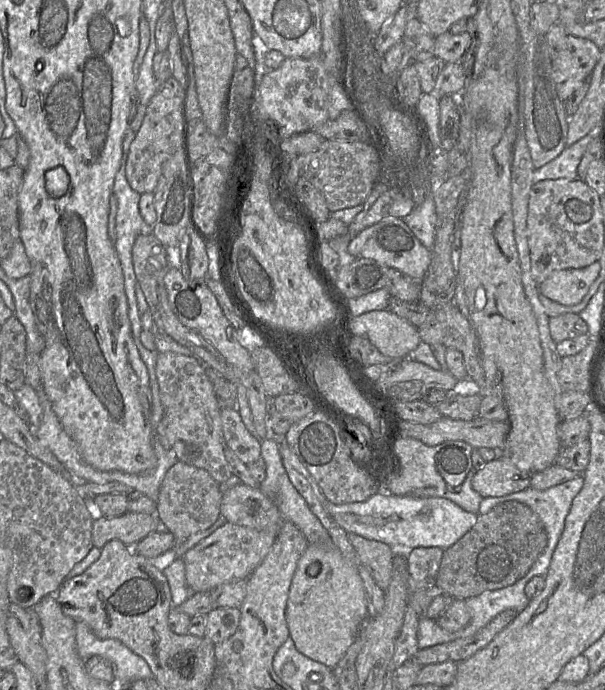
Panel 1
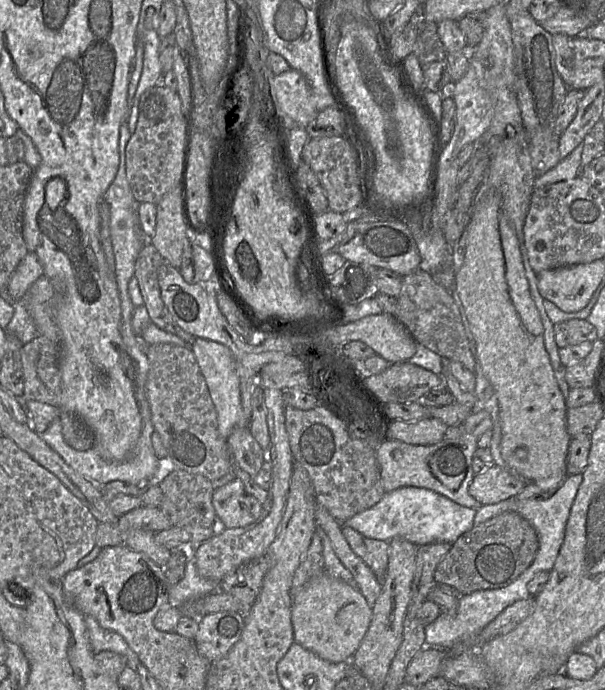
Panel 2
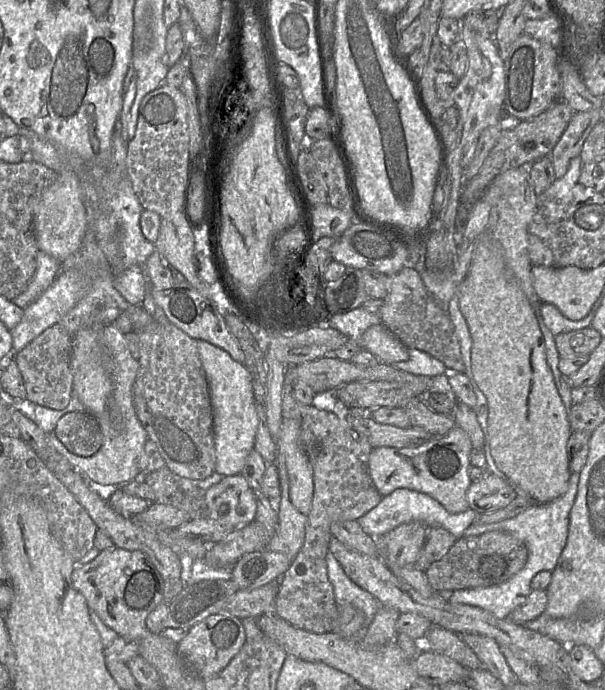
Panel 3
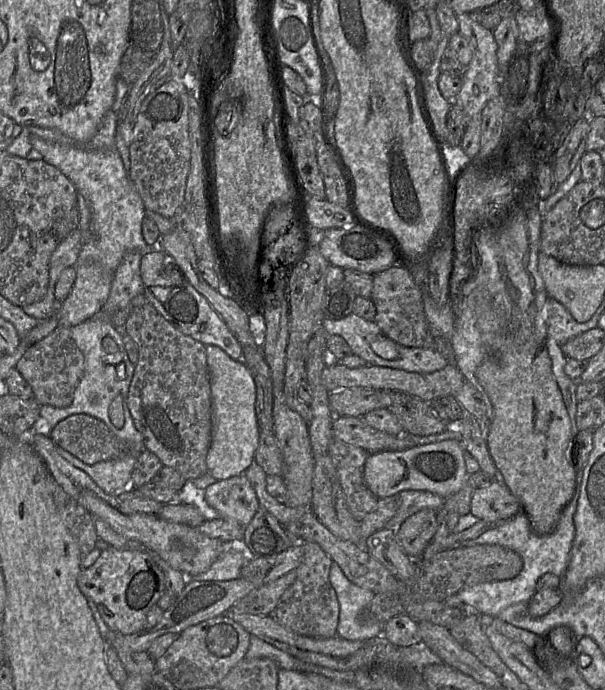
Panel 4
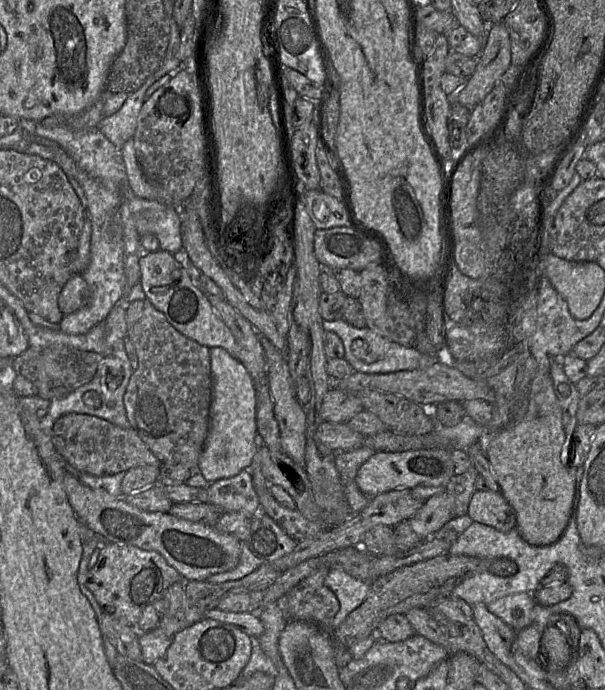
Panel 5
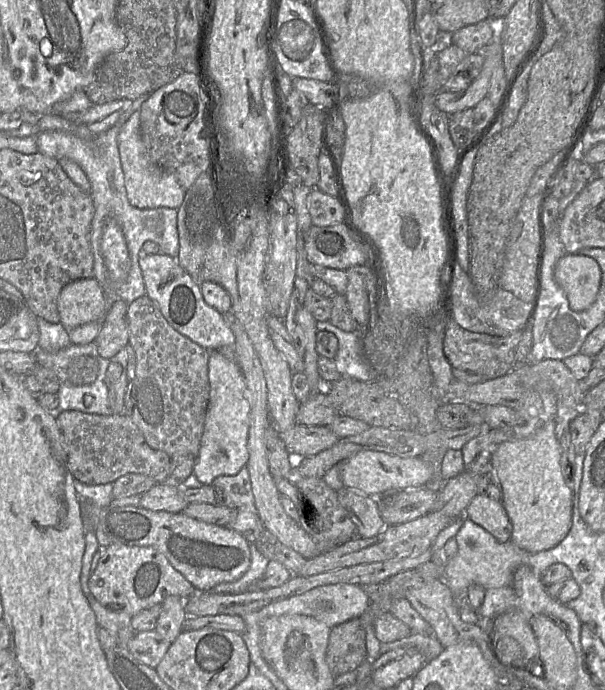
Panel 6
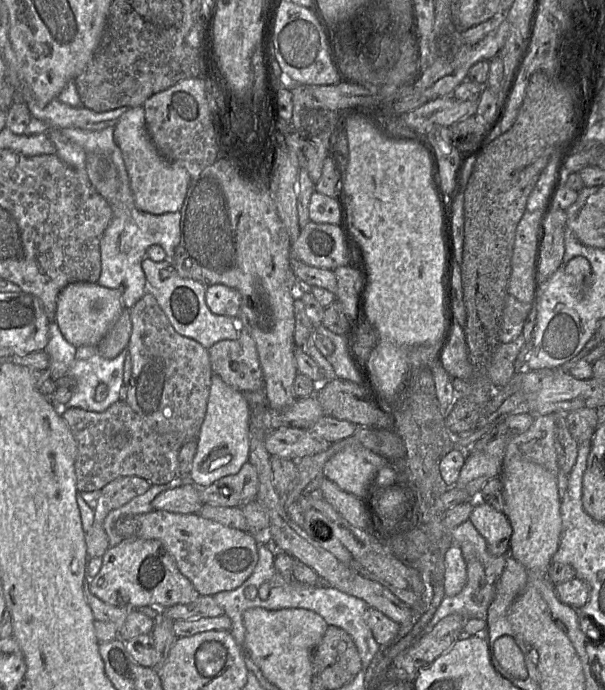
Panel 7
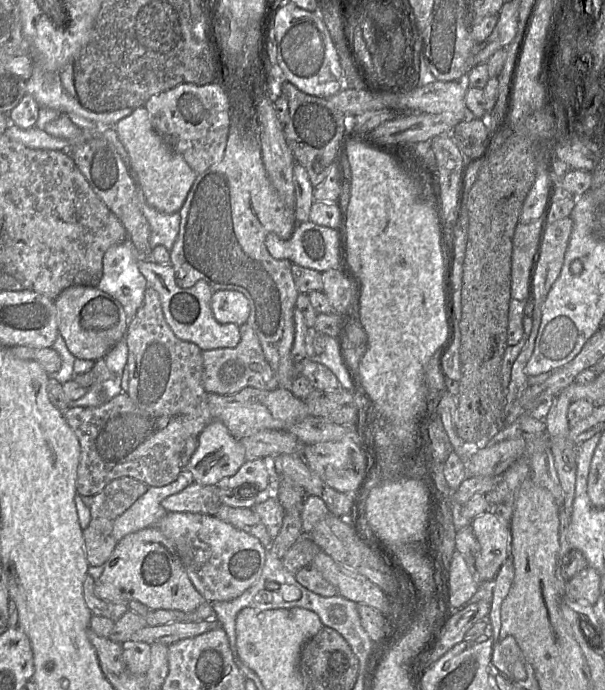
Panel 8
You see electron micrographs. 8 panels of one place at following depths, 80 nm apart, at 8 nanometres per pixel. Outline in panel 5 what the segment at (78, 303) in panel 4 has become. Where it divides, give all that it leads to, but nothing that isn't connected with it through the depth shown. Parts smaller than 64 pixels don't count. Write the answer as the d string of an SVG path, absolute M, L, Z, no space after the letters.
M36 137L35 140L53 151L53 161L61 167L67 176L72 176L79 182L86 195L87 212L92 224L92 237L90 263L81 275L88 284L91 294L89 301L83 307L73 313L63 315L59 322L60 330L66 334L85 334L99 322L104 321L123 294L126 278L123 262L124 241L119 217L120 195L117 192L108 191L98 180L78 167L75 161L58 147L56 142L42 137Z

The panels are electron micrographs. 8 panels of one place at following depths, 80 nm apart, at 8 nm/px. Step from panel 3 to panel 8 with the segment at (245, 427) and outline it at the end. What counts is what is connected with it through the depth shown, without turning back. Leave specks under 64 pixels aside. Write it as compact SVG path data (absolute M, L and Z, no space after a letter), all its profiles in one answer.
M214 420L199 433L198 447L185 470L196 483L217 485L223 478L233 476L245 461L245 448L241 441L221 421Z

